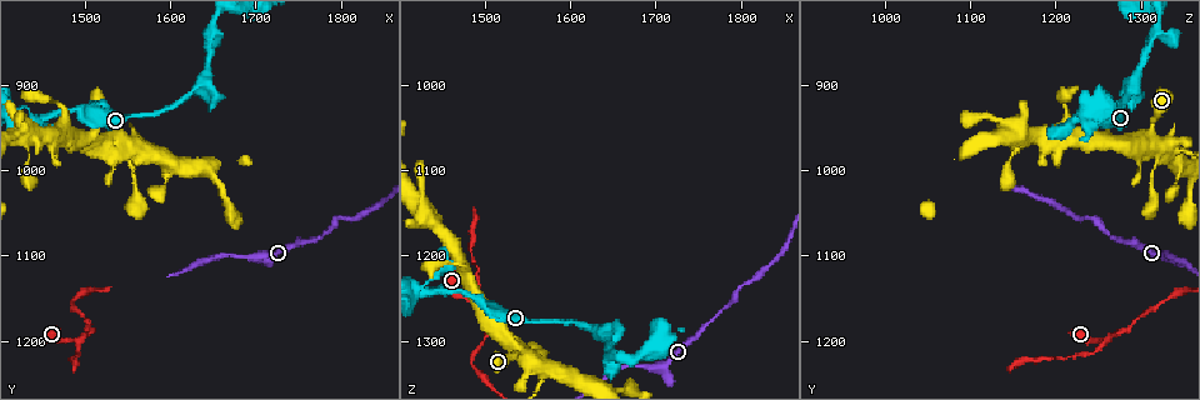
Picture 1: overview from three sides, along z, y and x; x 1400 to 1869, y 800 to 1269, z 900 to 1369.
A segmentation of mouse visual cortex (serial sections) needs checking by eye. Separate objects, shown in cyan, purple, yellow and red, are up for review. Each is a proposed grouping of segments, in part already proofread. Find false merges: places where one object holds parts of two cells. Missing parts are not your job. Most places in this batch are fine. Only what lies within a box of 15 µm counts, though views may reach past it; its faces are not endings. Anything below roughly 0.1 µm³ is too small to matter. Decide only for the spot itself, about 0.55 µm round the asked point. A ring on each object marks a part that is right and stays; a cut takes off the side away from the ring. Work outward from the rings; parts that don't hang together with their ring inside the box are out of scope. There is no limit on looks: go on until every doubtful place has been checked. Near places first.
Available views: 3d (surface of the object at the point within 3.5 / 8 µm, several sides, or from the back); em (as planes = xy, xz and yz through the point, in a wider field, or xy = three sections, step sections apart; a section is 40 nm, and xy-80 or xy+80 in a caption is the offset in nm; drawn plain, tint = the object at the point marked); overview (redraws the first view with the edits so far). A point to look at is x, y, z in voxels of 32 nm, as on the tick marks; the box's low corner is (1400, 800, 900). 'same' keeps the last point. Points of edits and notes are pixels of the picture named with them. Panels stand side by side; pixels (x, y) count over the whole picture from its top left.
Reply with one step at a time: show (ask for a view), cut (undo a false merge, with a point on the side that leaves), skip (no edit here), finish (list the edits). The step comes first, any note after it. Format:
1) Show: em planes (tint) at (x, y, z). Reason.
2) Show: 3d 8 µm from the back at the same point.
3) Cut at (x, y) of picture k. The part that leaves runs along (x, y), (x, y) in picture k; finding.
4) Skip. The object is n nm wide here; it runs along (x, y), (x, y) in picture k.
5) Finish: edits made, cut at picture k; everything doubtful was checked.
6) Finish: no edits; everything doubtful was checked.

Show: 3d 3.5 µm at (1490, 1200, 1255). Sudden change in width.

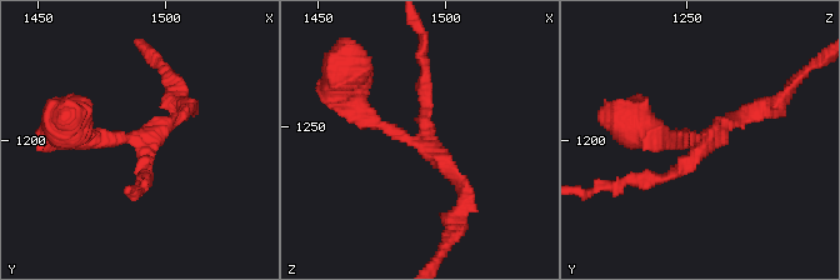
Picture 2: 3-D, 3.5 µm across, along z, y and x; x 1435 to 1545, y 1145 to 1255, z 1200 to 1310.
Show: em xy step 3 (tint) at (1489, 1200, 1257). Need the tissue.

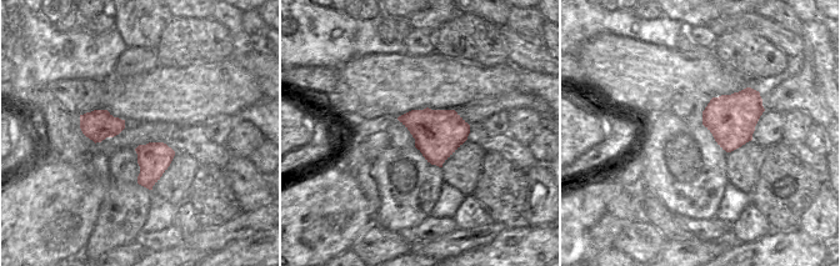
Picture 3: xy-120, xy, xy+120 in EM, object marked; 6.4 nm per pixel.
Show: em xy step 2 (tint) at the same point.

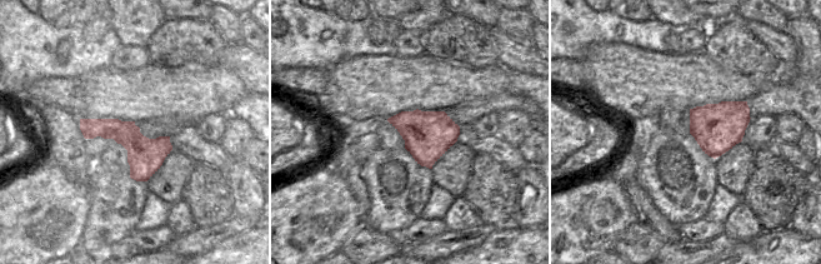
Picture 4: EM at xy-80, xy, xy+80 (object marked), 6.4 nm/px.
Skip. It runs along (345, 103), (421, 144), (464, 199) in picture 2; one cell here.

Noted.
Show: 3d 3.5 µm from the back at (1680, 1100, 1330). Sudden change in width.

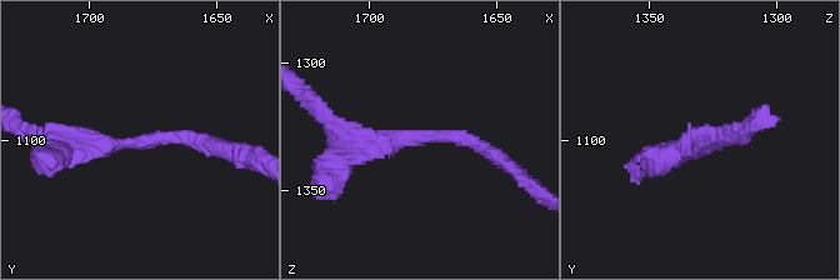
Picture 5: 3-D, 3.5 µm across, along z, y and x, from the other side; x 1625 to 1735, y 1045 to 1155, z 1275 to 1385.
Show: em xy step 2 (plain) at (1685, 1101, 1329). The arms are 200, 300 nm wide.

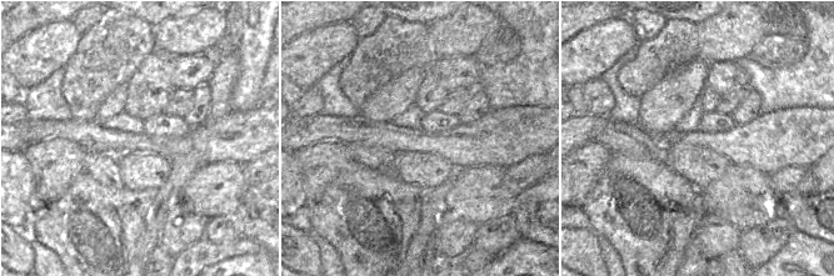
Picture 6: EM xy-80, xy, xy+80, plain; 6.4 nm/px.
Show: em xy step 2 (tint) at the same point.

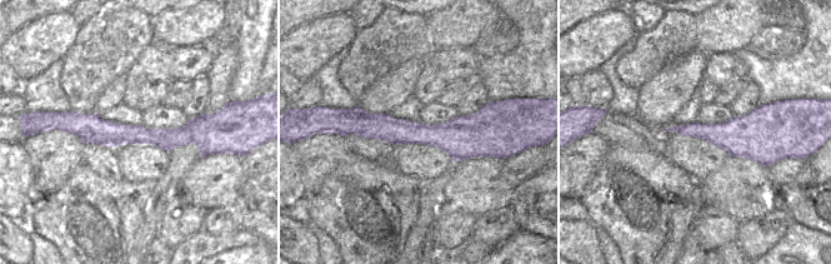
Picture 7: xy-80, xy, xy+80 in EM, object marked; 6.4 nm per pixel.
Skip. It runs along (331, 125), (489, 150) in picture 5; continuous, no second cell.

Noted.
Show: 3d 3.5 µm at (1635, 895, 1290). Abrupt turn.

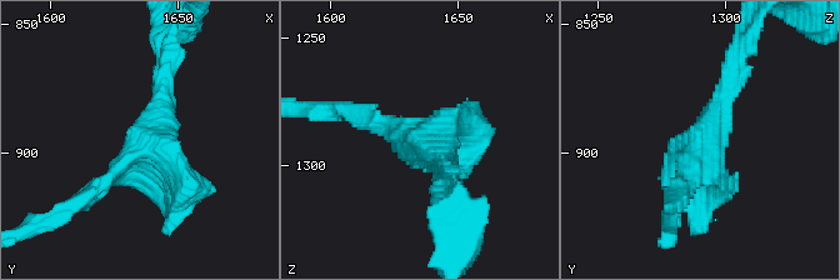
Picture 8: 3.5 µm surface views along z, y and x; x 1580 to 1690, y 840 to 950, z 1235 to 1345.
Show: em xy step 2 (tint) at (1637, 895, 1291).

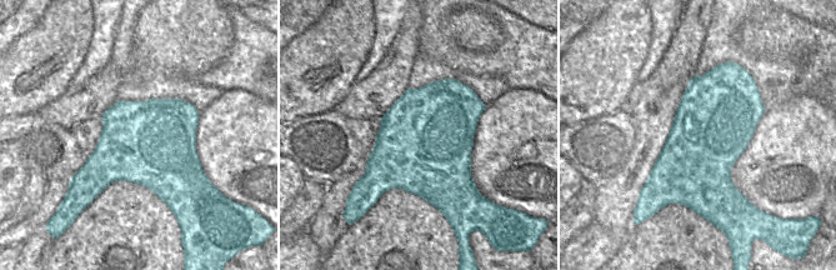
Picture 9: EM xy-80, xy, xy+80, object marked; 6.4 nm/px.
Skip. It runs along (89, 194), (158, 129), (165, 68) in picture 8; continuous, no second cell.

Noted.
Finish: no edits; everything doubtful was checked.

